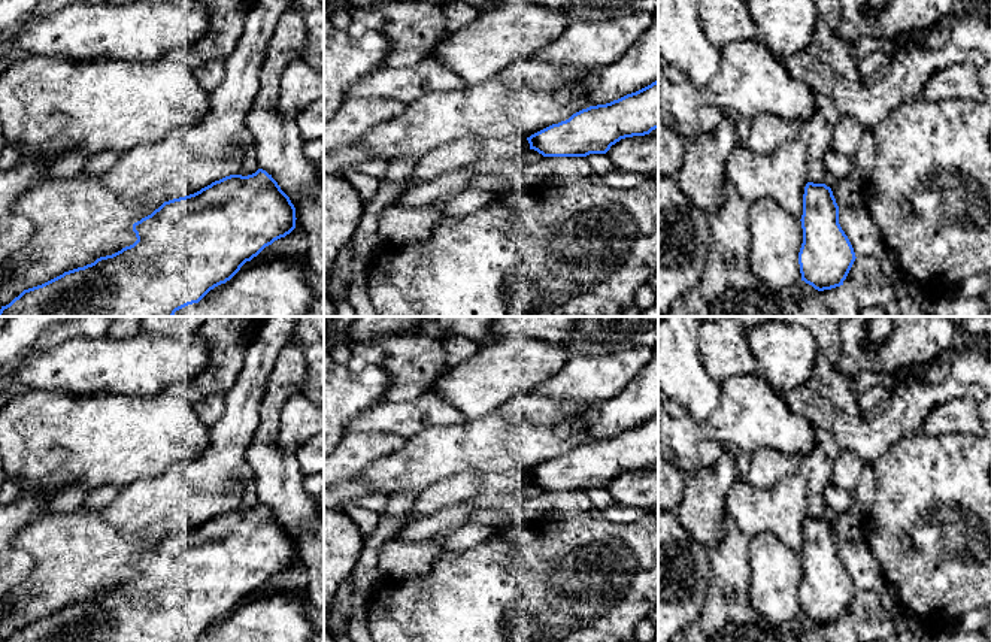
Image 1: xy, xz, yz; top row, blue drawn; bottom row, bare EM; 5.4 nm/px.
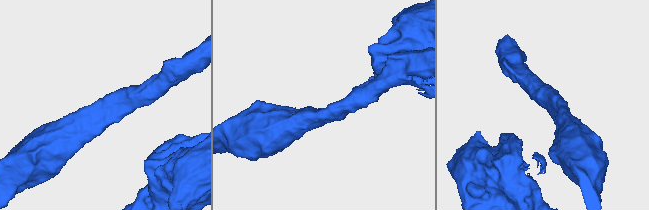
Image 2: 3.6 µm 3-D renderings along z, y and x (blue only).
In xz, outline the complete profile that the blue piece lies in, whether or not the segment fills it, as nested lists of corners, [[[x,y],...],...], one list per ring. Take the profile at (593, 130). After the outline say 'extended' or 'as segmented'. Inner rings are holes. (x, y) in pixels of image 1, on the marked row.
[[[658,79],[606,105],[590,106],[530,137],[530,149],[543,157],[606,154],[625,137],[658,128]]]; as segmented

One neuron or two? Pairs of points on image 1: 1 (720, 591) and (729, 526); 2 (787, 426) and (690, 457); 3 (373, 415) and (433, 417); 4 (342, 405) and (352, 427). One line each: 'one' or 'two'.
1: one
2: one
3: one
4: two

